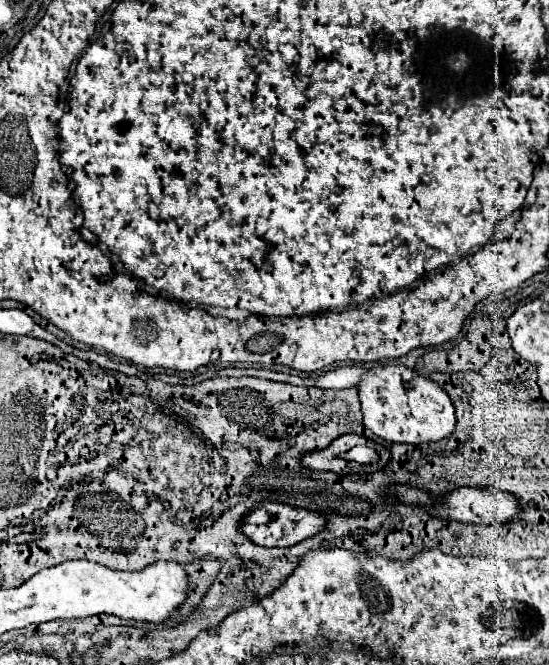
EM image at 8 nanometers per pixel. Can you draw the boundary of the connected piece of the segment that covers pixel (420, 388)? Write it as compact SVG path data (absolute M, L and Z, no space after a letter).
M379 365L365 373L358 385L365 427L377 437L395 443L439 441L455 429L455 407L449 395L433 381L403 365Z

